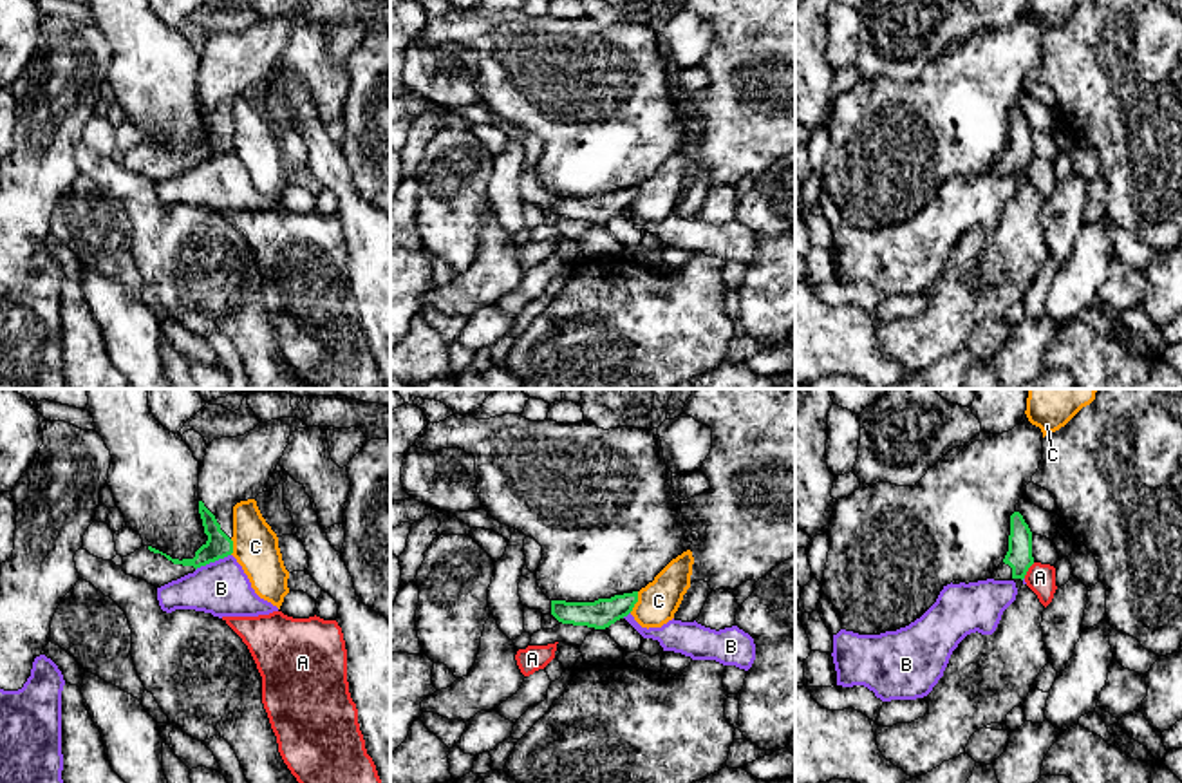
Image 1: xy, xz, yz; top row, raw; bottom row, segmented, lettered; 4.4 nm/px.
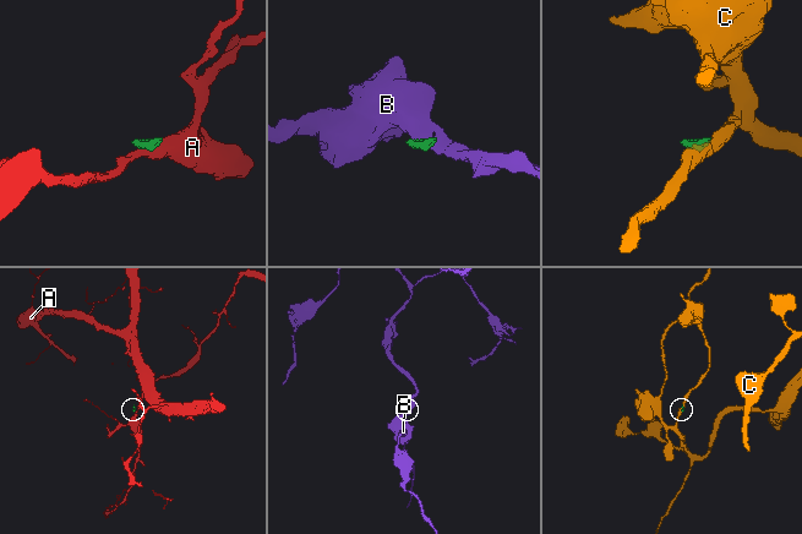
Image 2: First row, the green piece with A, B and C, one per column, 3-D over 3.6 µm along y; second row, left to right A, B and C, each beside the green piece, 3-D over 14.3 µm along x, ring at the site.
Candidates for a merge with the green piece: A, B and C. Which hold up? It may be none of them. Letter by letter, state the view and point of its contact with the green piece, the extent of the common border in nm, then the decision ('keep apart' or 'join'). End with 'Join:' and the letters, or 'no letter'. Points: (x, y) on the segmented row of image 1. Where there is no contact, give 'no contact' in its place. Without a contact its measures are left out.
A: yz (1027, 570) | 90 nm | keep apart
B: xy (212, 561) | 180 nm | keep apart
C: xz (637, 601) | 100 nm | keep apart
Join: no letter

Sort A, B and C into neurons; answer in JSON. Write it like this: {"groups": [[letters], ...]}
{"groups": [["A"], ["B"], ["C"]]}

